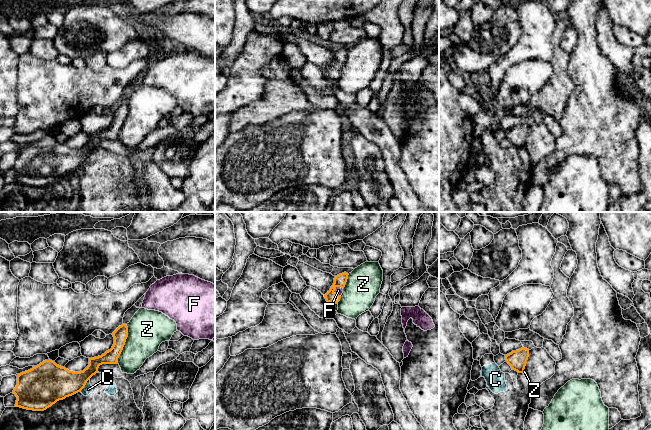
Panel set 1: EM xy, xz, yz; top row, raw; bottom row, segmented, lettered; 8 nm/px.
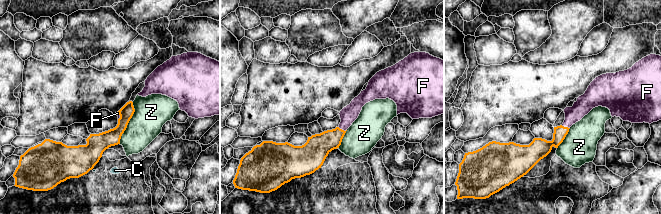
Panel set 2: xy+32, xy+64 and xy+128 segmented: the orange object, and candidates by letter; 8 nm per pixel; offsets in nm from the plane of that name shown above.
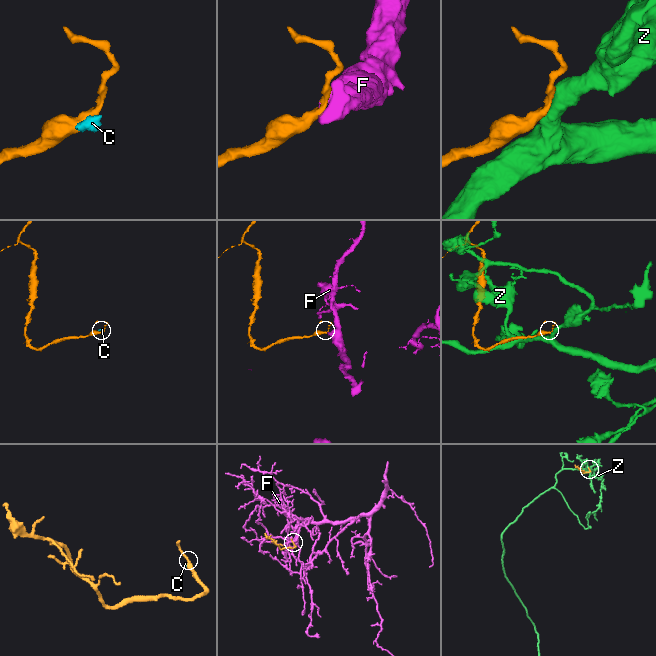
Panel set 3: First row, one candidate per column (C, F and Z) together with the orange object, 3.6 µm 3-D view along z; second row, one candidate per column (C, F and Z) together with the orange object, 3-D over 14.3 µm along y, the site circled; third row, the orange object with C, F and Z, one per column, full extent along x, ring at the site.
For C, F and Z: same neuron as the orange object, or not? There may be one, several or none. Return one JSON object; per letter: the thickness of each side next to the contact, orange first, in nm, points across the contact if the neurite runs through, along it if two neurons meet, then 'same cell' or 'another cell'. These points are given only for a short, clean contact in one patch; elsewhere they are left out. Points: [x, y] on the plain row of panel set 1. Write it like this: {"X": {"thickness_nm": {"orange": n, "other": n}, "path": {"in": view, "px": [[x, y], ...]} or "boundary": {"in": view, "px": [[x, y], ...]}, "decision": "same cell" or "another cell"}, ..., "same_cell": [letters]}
{"C": {"thickness_nm": {"orange": 280, "other": 70}, "boundary": {"in": "xy", "px": [[88, 155], [80, 167]]}, "decision": "another cell"}, "F": {"thickness_nm": {"orange": 100, "other": 60}, "path": {"in": "xz", "px": [[340, 56], [335, 69], [338, 66]]}, "decision": "same cell"}, "Z": {"thickness_nm": {"orange": 120, "other": 320}, "decision": "another cell"}, "same_cell": ["F"]}

